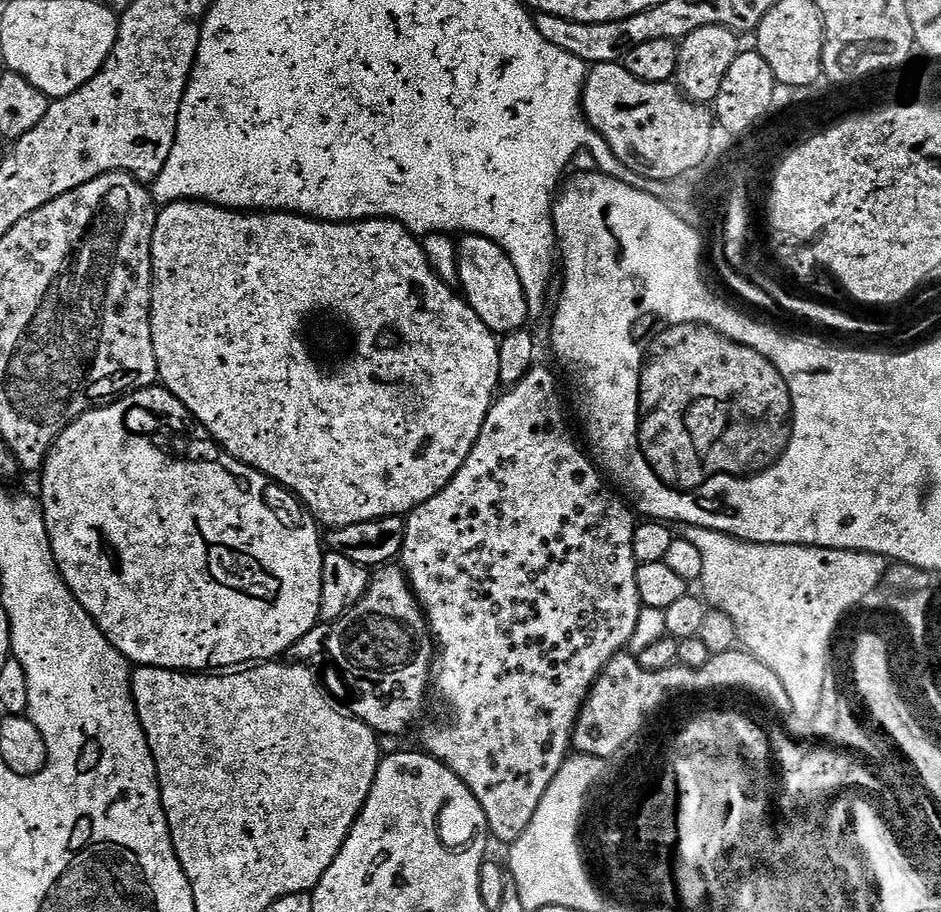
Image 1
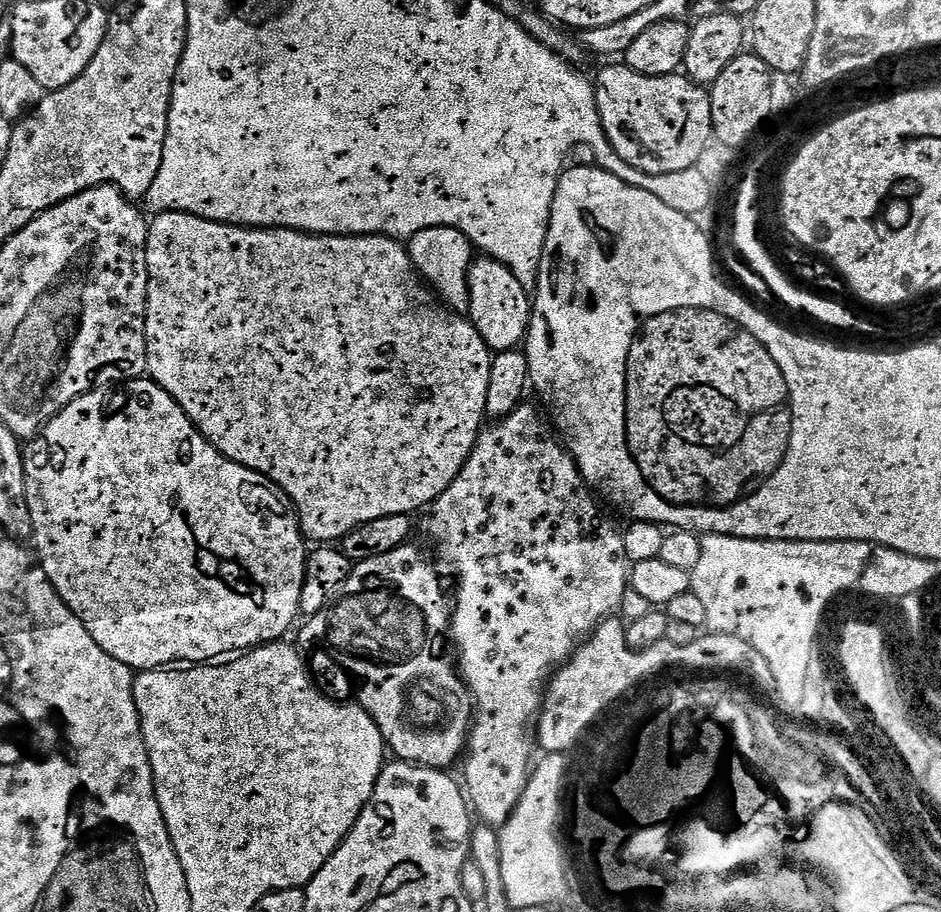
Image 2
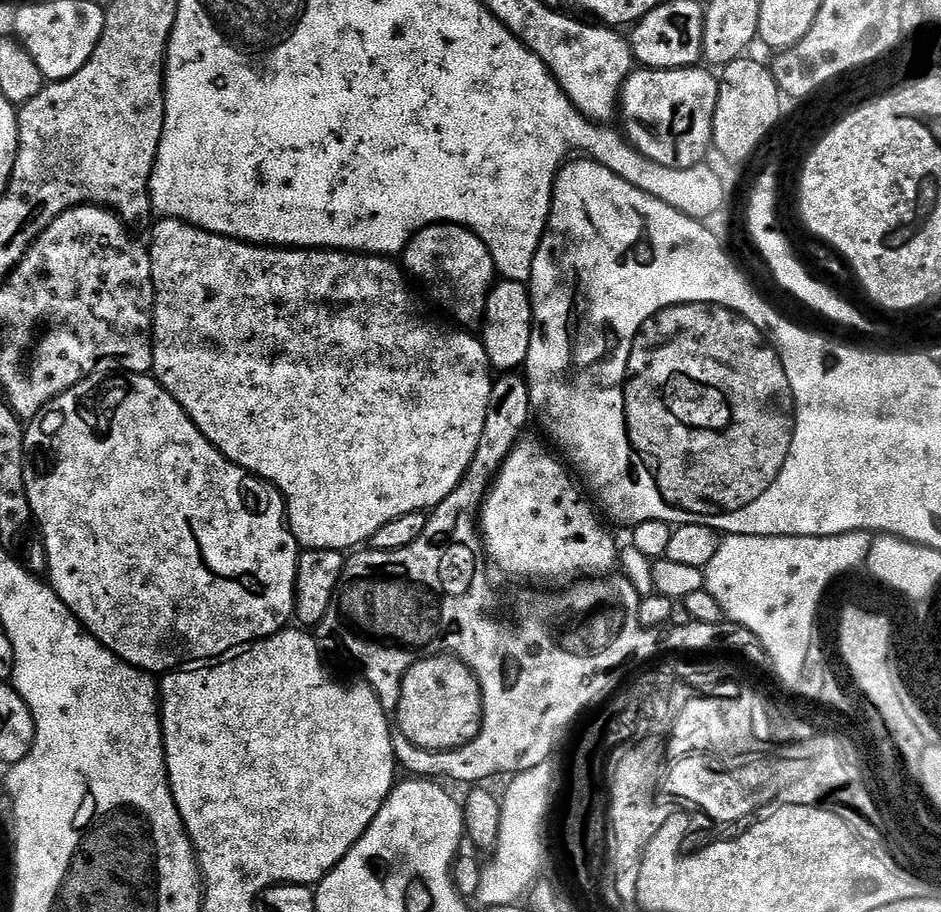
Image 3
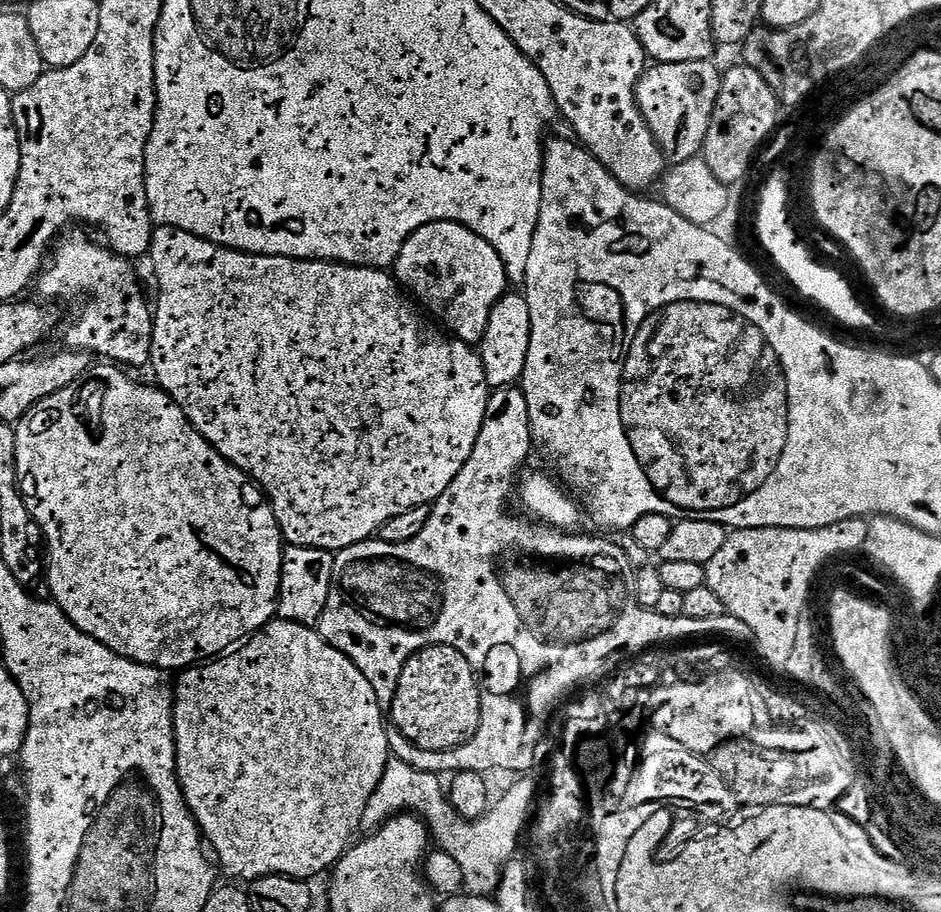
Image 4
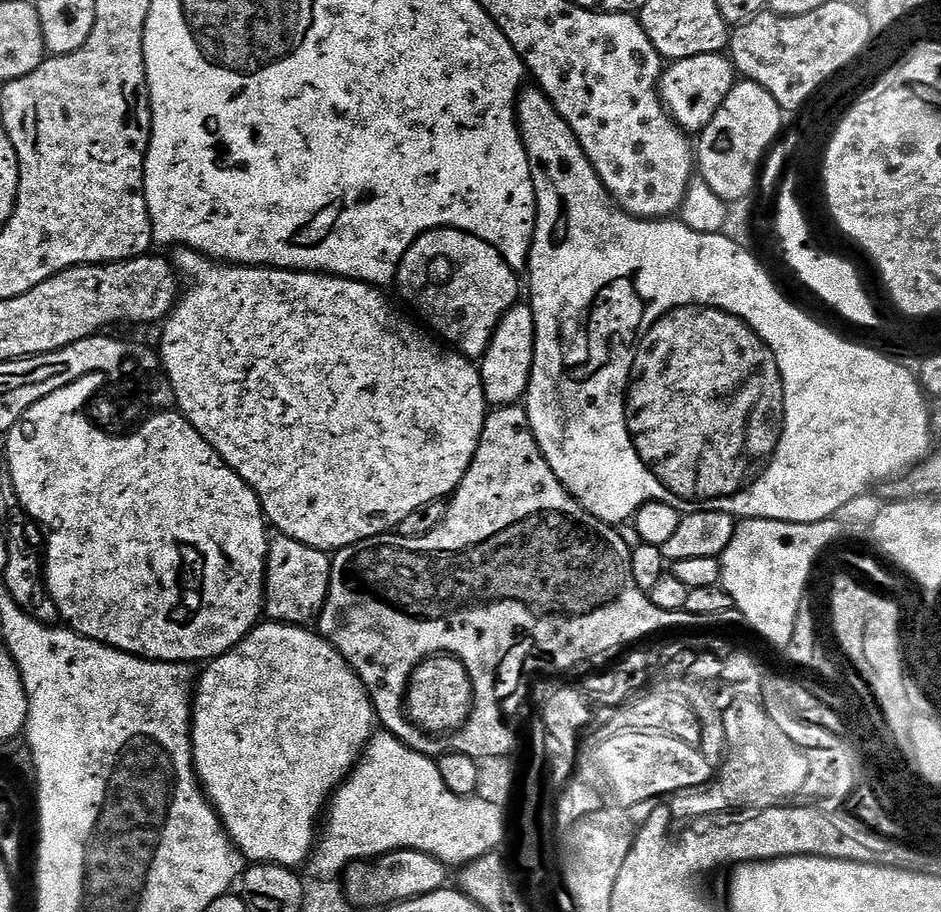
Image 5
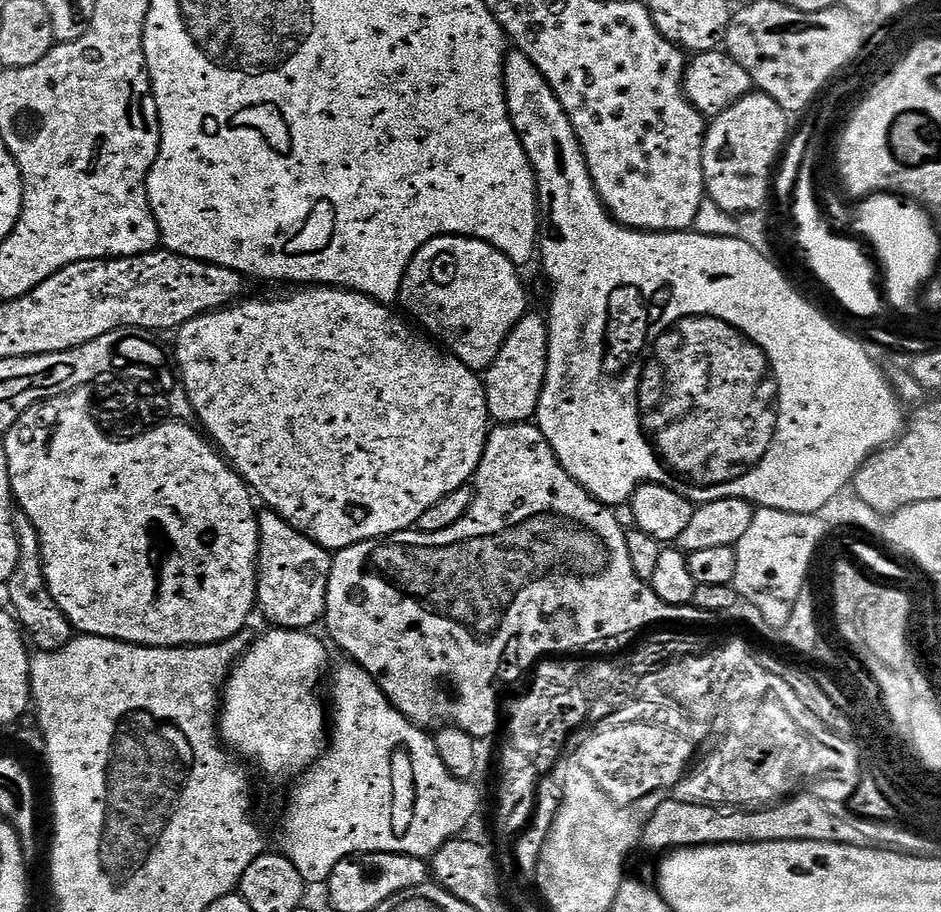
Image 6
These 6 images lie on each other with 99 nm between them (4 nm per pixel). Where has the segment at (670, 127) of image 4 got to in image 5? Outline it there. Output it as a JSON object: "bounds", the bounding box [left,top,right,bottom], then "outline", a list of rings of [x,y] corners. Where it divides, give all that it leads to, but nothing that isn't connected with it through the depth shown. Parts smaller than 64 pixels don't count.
{"bounds":[660,54,738,134],"outline":[[[698,54],[694,58],[671,61],[660,78],[660,99],[663,100],[669,116],[679,128],[689,134],[704,131],[704,125],[711,122],[722,106],[726,94],[738,83],[736,65],[727,55]]]}

